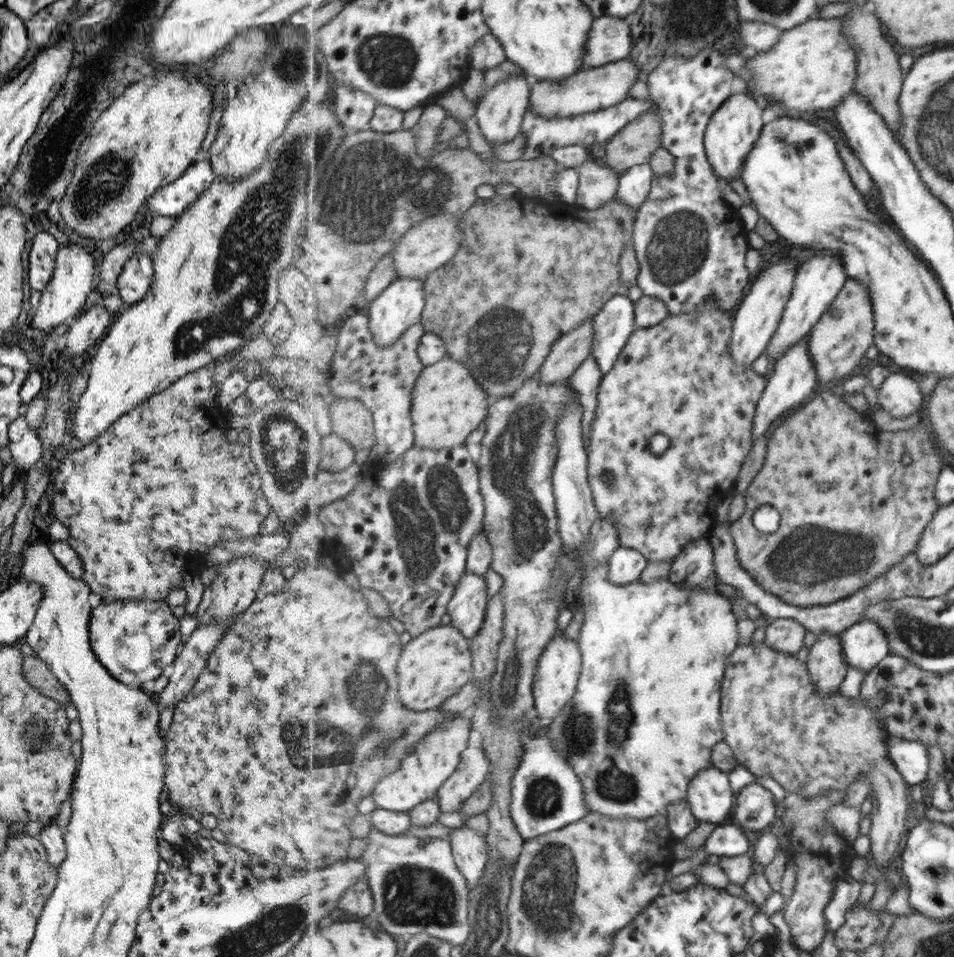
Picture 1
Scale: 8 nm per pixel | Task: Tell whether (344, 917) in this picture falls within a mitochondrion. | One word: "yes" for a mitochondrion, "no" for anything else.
no

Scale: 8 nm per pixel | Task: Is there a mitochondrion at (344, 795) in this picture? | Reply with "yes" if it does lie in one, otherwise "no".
no

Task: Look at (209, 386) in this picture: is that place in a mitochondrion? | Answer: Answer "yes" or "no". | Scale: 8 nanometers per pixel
no

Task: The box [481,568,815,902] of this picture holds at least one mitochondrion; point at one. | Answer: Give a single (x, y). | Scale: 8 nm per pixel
(617, 784)

